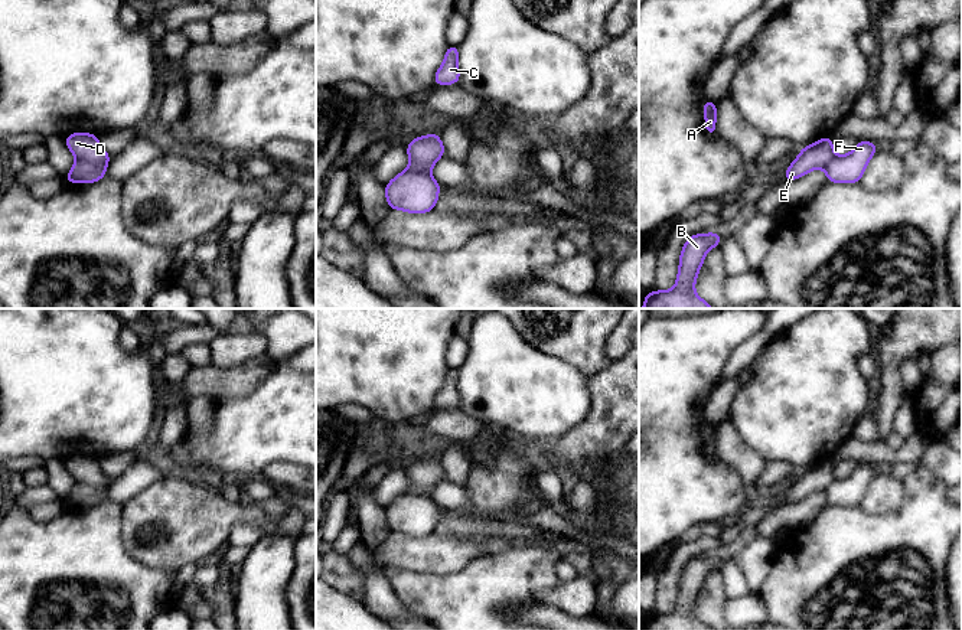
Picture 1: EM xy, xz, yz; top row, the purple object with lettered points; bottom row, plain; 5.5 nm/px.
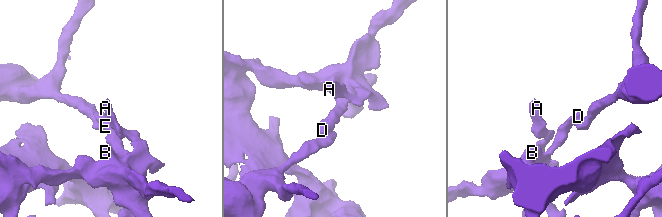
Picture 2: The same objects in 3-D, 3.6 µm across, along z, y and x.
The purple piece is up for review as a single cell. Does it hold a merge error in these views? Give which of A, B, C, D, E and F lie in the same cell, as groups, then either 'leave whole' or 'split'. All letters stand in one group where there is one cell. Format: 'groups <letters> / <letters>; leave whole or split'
groups A B C D E / F; split

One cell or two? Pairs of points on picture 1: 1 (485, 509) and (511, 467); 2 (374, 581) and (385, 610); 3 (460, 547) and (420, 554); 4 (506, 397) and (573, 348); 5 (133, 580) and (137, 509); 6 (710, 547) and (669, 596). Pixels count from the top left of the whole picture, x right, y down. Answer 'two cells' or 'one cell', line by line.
1: one cell
2: one cell
3: one cell
4: two cells
5: two cells
6: one cell

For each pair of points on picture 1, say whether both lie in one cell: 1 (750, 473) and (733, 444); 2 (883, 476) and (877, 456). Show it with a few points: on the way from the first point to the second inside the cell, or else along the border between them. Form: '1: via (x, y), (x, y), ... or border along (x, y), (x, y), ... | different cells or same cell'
1: via (749, 466), (734, 451) | same cell
2: border along (879, 467), (886, 469) | different cells

